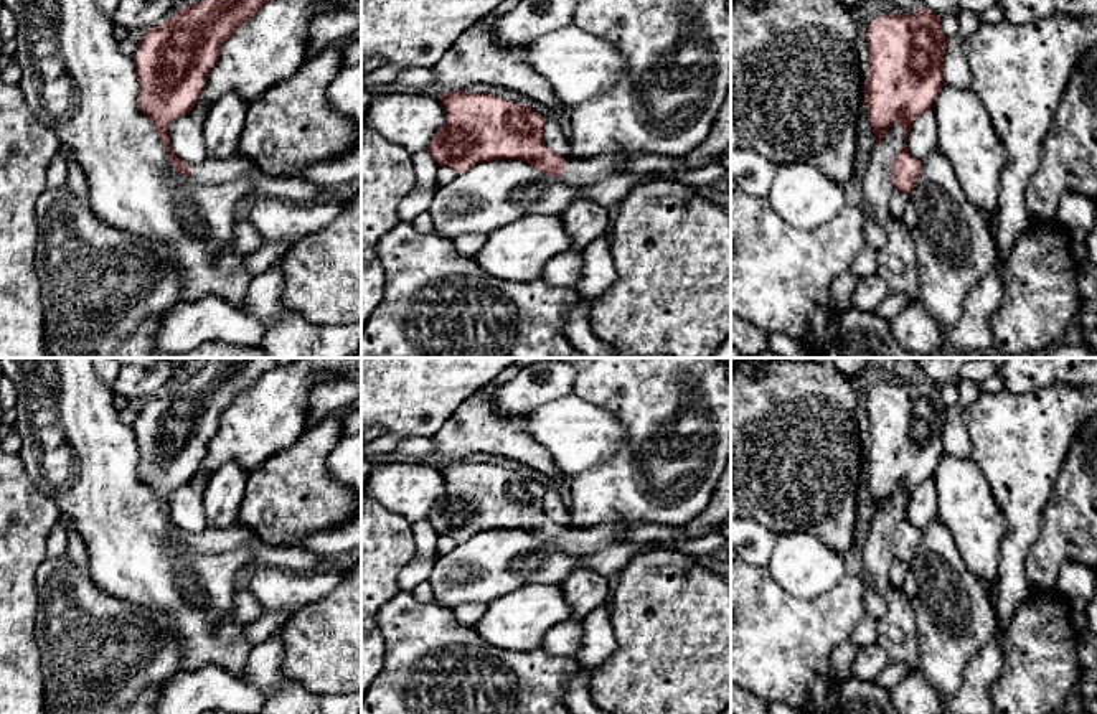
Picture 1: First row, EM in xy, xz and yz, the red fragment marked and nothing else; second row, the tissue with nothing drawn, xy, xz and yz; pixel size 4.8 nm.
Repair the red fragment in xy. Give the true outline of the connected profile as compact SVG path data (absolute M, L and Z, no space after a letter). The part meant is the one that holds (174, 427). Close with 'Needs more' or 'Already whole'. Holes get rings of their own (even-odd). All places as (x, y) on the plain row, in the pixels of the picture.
M208 358L198 373L185 374L139 409L139 478L157 496L175 541L198 554L228 552L257 536L241 523L186 533L172 519L168 496L191 481L226 409L277 364L277 358Z. Needs more

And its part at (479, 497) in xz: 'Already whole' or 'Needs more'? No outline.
Needs more

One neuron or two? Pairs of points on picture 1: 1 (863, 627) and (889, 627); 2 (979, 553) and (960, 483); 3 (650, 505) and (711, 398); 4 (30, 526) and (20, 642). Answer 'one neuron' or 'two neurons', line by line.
1: two neurons
2: one neuron
3: one neuron
4: one neuron

